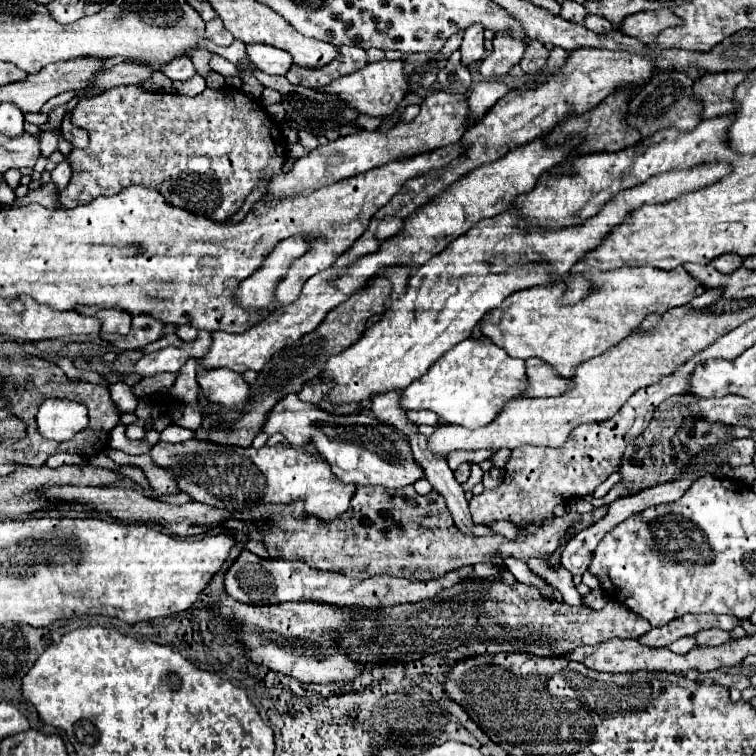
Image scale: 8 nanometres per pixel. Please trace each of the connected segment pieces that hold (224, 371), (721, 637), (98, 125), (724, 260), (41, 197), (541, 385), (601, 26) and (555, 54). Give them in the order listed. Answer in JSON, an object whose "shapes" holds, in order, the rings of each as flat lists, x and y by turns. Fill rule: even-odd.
{"shapes":[[[196,368,198,384,204,390,206,398,214,404,224,404,228,408,246,404,248,384,236,372,228,368]],[[712,628,712,630,702,630,696,634,696,644,698,646,718,646,718,644,728,644,732,640,732,632]],[[116,86,116,88,110,88,106,90,104,94,96,96,96,98,82,98,74,110,72,110,72,124,74,126,80,126,84,130,88,130,90,134,90,144,86,150,72,150,68,154,68,162,70,162,70,168,72,168,72,178,68,182,68,186,60,192,60,204,64,208,76,208,80,204,86,204,86,202,92,202,96,196,112,196,112,194,118,194,122,188,126,186,132,186,132,184,144,184,144,186,152,186,156,190,160,190,166,200,172,204,172,206,178,206,178,208,184,208,196,216,206,216,214,222,224,222,228,220,230,216,234,216,246,196,252,192,252,188,258,184,258,180,264,176,278,176,278,172,282,172,282,164,284,164,284,158,286,158,286,138,282,136,280,128,274,124,274,120,266,114,264,106,260,102,254,102,250,100,244,92,240,90,232,90,232,88,220,88,220,90,214,90,214,88,206,88,202,94,198,96,180,96,180,94,170,94,170,92,146,92,138,86]],[[724,254,724,256,714,258,710,264,722,274,730,274,730,272,736,272,742,266,742,258,738,254]],[[54,182,44,184,40,190,32,190,38,192,38,204,42,204,44,208,58,208,58,188],[44,188,44,190,42,190]],[[538,358,526,360,526,372,528,372,528,392,530,398,544,398,544,396,560,396,562,392,570,390,570,380,558,376,554,368,550,368,546,362]],[[586,16,584,20,584,26,596,34,606,34,612,30,612,24,606,20,606,18,600,18,600,16]],[[554,48,554,50,550,52,550,58,548,58,548,70,554,72,556,68,560,68,560,66,564,64,566,56,568,56,566,50,562,50,562,48]]]}

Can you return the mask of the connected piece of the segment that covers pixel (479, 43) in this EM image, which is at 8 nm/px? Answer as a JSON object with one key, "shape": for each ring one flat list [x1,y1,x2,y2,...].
{"shape":[[472,24,470,28,466,28,460,54,462,54,464,66,470,66,484,56,484,28,480,28,478,24]]}

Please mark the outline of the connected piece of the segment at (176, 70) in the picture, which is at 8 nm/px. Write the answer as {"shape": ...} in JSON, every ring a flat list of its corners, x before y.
{"shape":[[186,56,174,58,170,64,164,64,160,70,162,70,170,80,188,80,188,78,192,78,192,76,196,74,196,70,194,70,194,66,192,66,192,60,186,58]]}

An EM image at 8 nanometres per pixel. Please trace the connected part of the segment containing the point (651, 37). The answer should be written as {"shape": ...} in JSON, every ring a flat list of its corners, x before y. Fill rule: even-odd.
{"shape":[[654,10,654,12,636,12,628,16,620,30,628,36,638,38,640,42,654,42,658,34,676,24,676,16,672,10]]}

